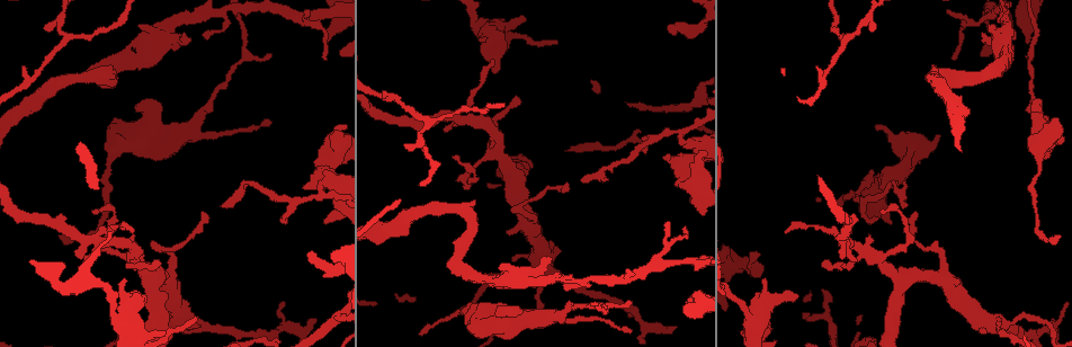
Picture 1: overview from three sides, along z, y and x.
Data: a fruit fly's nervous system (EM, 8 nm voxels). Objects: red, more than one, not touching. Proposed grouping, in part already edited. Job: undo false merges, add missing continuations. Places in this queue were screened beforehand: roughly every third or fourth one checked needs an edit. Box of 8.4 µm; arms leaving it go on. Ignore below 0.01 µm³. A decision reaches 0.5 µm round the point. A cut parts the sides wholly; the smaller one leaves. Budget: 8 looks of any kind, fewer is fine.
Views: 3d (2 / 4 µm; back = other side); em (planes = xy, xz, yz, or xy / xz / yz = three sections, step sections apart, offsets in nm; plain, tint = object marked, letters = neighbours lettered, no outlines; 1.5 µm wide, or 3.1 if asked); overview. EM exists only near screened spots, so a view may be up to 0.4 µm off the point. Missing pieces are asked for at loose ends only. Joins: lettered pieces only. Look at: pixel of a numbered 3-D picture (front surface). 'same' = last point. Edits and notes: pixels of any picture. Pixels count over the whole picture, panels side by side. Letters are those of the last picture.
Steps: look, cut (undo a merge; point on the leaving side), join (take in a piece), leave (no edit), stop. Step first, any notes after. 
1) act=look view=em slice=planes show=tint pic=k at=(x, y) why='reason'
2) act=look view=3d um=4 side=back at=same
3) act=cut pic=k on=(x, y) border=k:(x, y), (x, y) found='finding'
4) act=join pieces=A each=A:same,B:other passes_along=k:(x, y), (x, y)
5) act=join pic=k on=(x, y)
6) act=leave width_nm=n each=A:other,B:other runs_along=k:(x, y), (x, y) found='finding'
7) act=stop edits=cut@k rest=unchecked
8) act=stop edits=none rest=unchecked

act=look view=em slice=xy step=8 show=tint pic=1 at=(247, 182) why='abrupt turn'

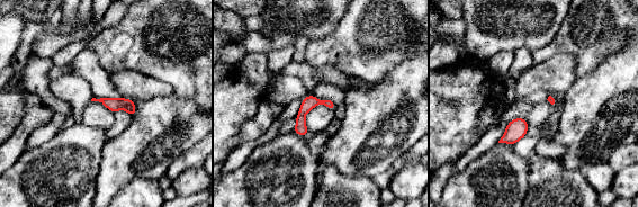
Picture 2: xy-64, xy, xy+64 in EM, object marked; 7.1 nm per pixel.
act=look view=em slice=xy step=8 show=letters at=same why='what lies round it'

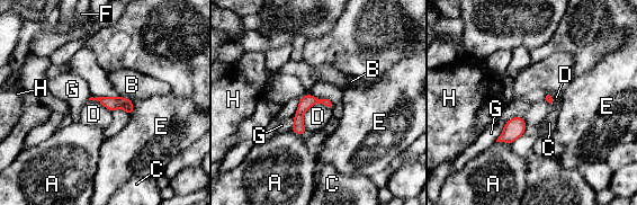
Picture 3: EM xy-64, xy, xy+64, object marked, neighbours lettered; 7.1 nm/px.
act=leave each=A:other,B:other,C:other,D:other,E:other,F:other,G:other,H:other runs_along=3:(330, 104), (310, 101), (299, 112), (297, 131) found='continuous, no second cell'

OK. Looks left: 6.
act=look view=3d um=4 pic=1 at=(796, 297) why='an open end'

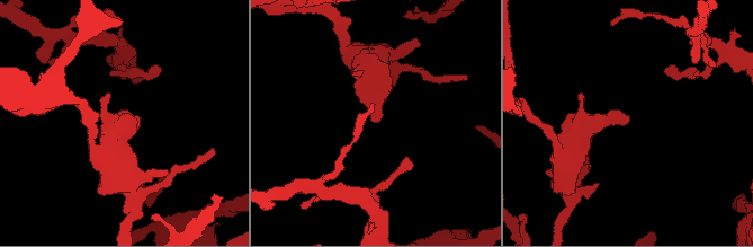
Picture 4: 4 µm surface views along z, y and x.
act=look view=em slice=xy step=4 show=letters pic=4 at=(381, 120) why='now the EM'

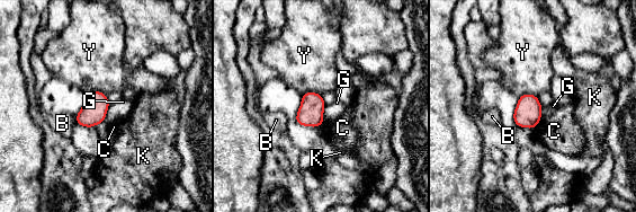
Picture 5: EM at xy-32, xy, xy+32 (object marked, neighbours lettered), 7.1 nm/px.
act=look view=em slice=planes show=letters at=same why='another direction'

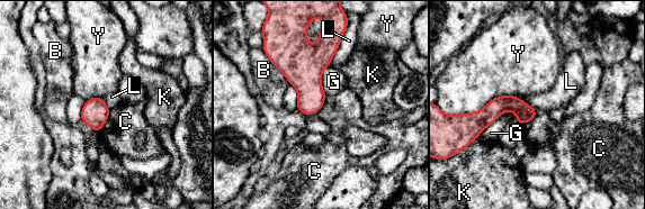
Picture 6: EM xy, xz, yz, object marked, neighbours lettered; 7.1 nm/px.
act=leave each=B:other,C:other,G:other,K:other,L:other,Y:other border=6:(345, 34), (330, 64) found='none of them fits'

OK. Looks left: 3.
act=look view=3d um=4 pic=1 at=(108, 158) why='thick turns thin'

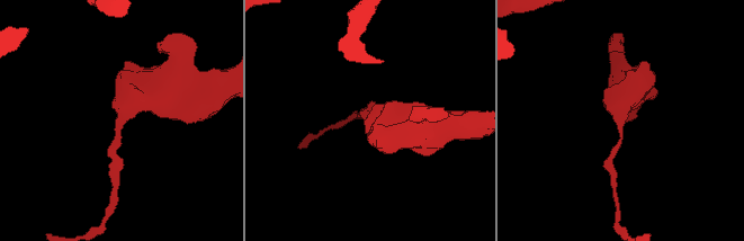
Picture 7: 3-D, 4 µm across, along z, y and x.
act=look view=em slice=yz step=8 show=tint pic=7 at=(119, 116)

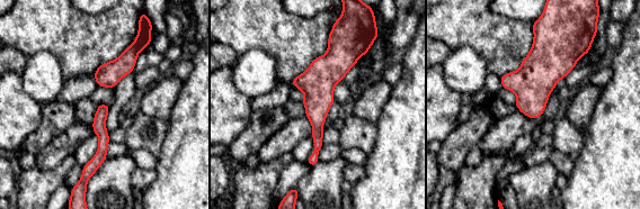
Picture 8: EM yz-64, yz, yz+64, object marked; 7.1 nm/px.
act=look view=em slice=planes show=letters at=same

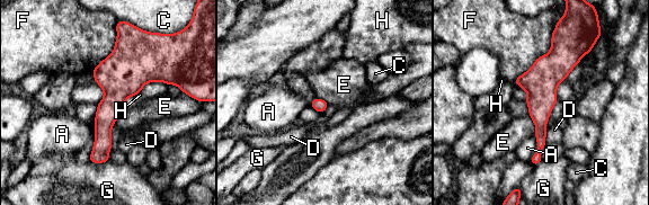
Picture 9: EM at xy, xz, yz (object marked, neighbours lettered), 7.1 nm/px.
act=leave each=A:other,C:other,D:other,E:other,F:other,G:other,H:other border=9:(527, 115), (534, 123), (534, 134) found='continuous, no second cell'

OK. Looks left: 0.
act=stop edits=none rest=unchecked

